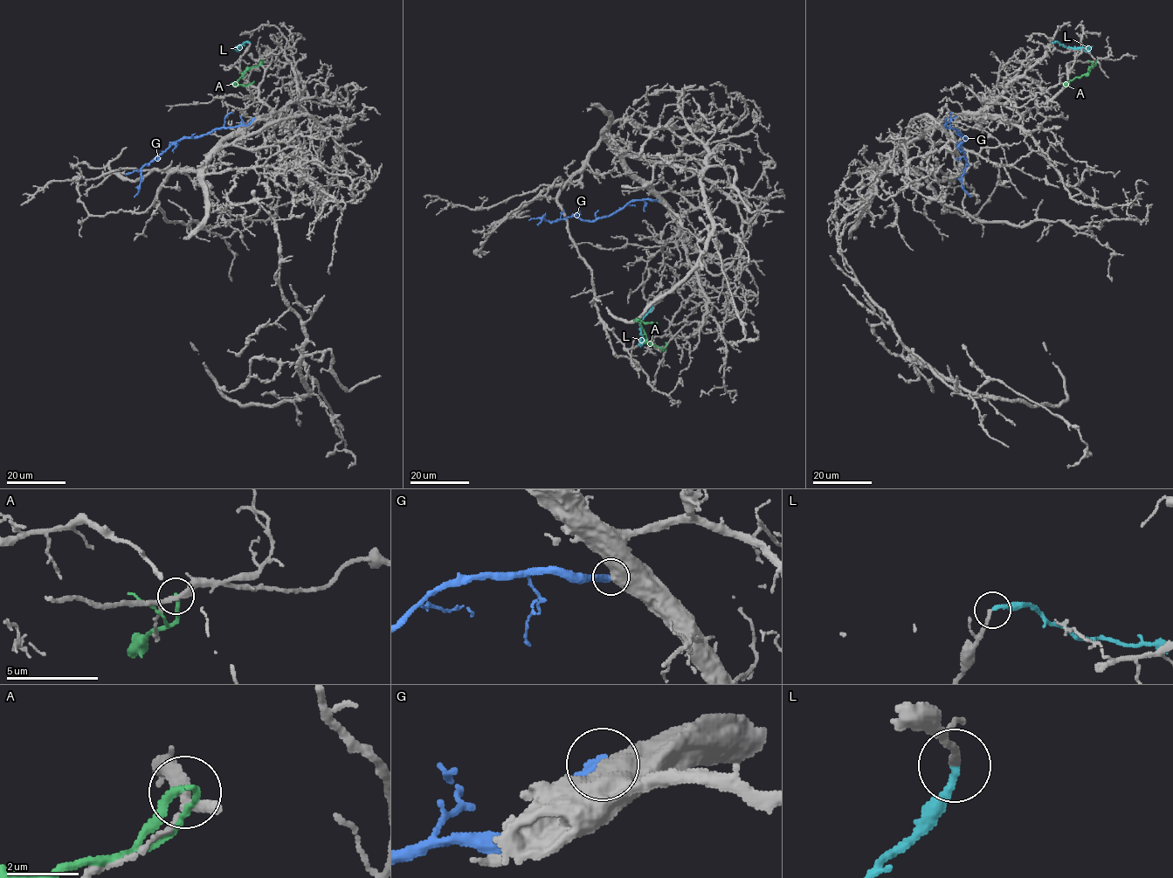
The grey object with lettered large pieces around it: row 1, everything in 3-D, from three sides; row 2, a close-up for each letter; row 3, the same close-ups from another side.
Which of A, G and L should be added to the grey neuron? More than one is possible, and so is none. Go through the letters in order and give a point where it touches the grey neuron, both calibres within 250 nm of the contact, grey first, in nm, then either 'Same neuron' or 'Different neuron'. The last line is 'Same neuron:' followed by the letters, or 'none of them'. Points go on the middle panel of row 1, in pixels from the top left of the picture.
A: Touches grey at (665, 350). Thickness 240 nm (grey) against 220 nm. Different neuron
G: Touches grey at (657, 200). Thickness 750 nm (grey) against 300 nm. Different neuron
L: Touches grey at (652, 306). Thickness 200 nm (grey) against 200 nm. Same neuron
Same neuron: L

